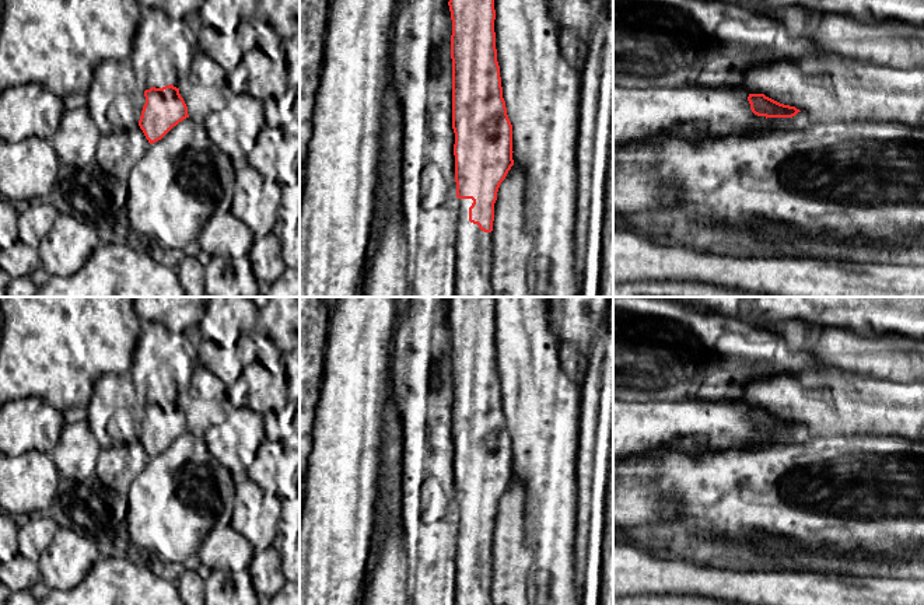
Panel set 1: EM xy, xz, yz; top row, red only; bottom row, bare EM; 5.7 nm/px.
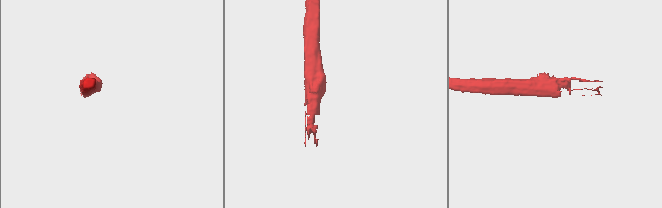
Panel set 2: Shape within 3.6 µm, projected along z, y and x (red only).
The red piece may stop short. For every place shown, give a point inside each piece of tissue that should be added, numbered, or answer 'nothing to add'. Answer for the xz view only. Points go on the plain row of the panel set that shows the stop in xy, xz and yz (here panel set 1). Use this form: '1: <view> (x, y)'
1: xz (473, 560)

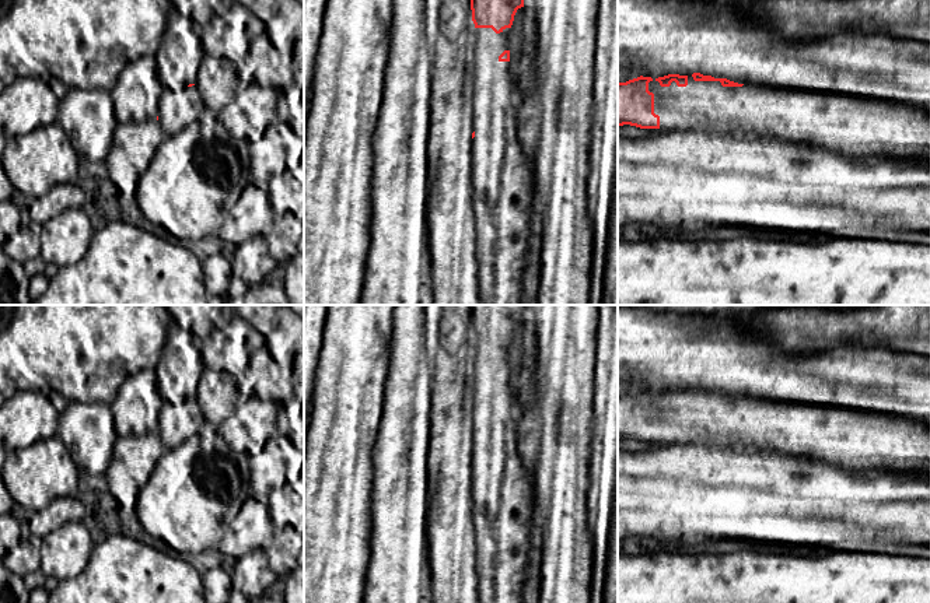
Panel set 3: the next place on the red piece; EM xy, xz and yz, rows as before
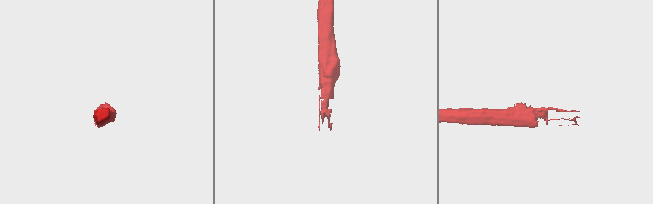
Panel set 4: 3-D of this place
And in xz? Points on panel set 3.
1: xz (502, 491)

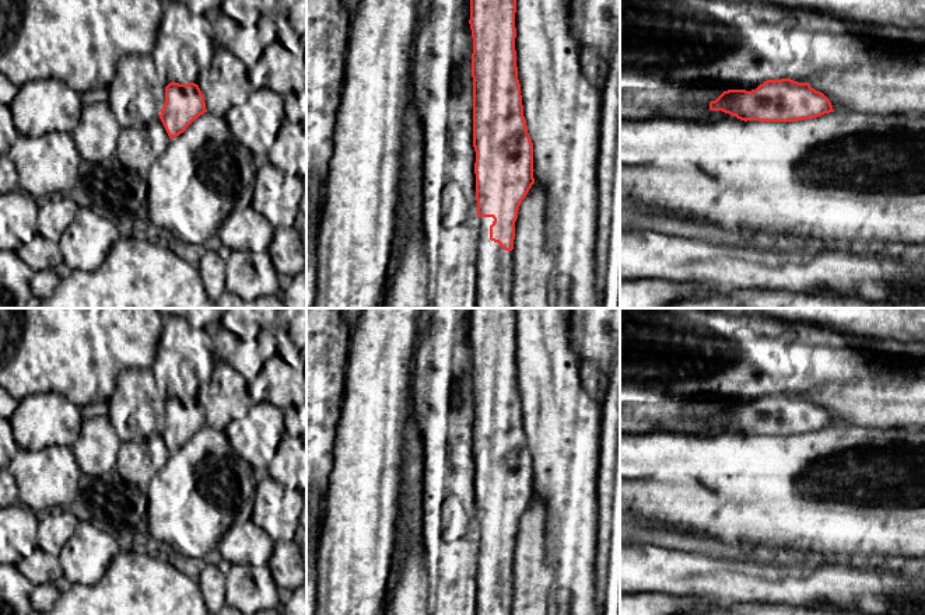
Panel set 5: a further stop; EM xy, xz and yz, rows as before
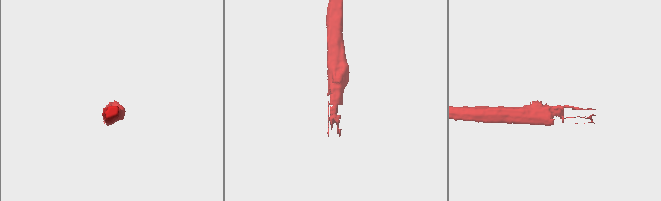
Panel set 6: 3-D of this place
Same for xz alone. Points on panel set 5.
1: xz (494, 579)

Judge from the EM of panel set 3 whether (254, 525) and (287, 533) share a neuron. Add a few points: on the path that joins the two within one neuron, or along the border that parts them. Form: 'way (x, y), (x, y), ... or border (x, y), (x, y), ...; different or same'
border (275, 528), (275, 536), (268, 544); different

